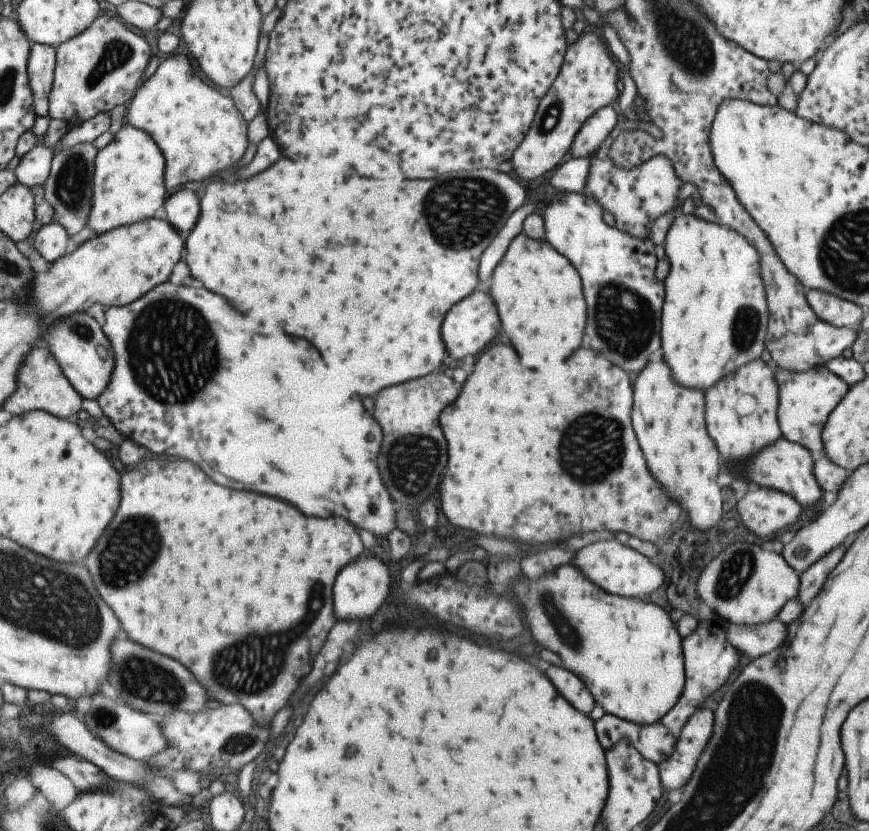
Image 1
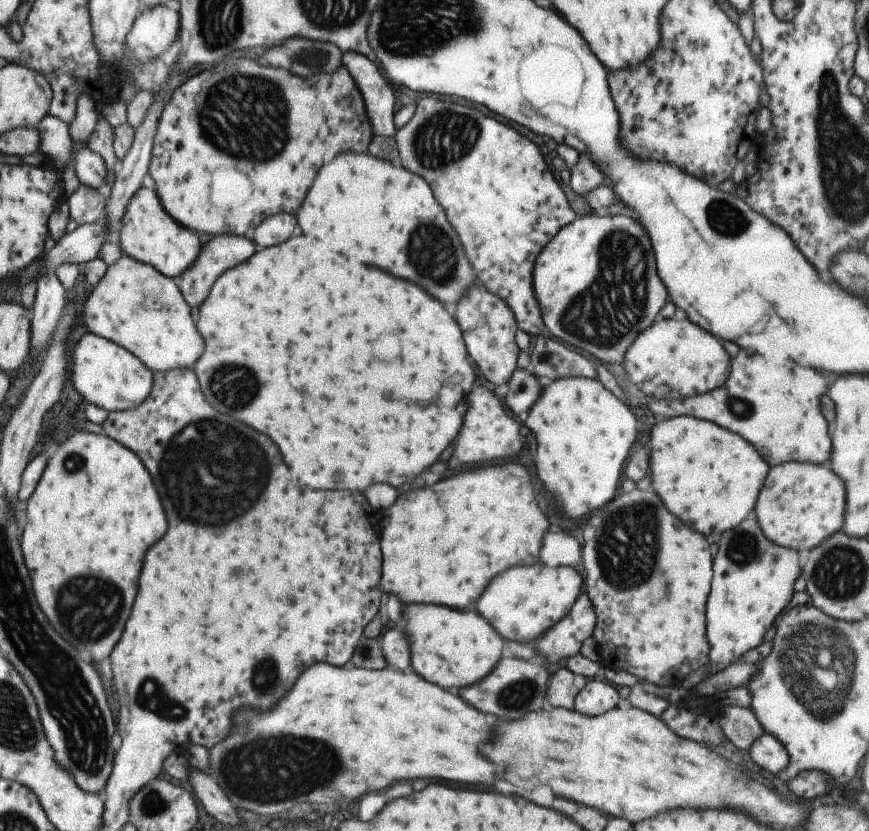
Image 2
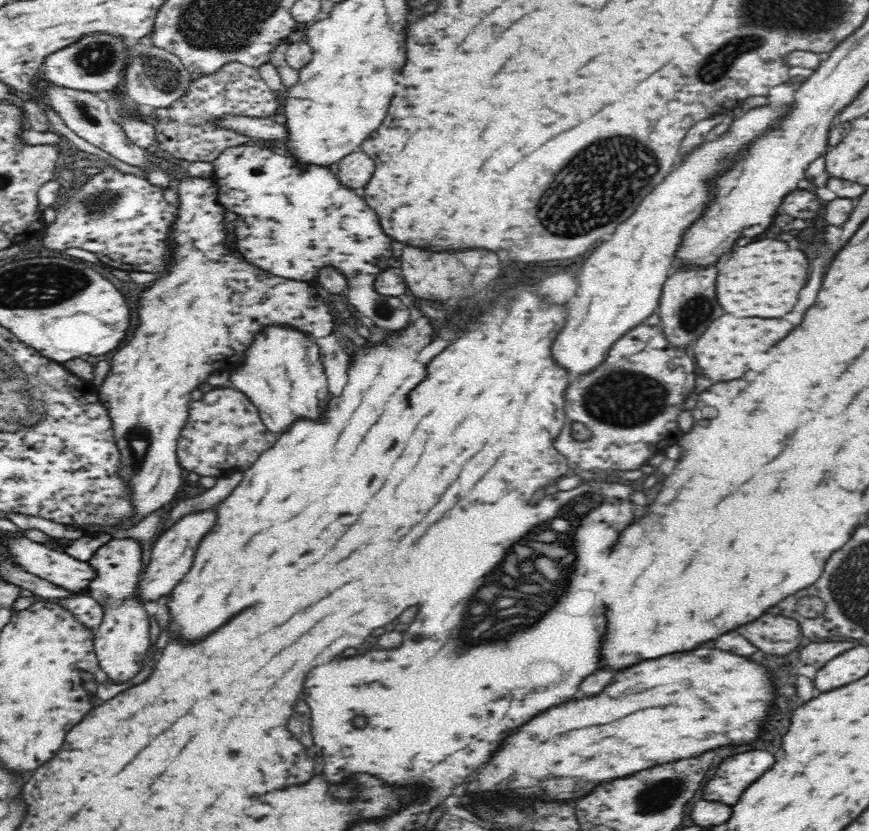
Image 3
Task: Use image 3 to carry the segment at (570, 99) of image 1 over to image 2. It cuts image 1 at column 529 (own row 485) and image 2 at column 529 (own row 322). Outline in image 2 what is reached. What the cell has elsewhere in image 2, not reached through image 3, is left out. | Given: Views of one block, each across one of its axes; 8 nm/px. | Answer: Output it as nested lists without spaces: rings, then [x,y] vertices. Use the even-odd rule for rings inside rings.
[[[423,96],[421,100],[417,100],[411,120],[395,132],[393,140],[399,150],[401,166],[421,176],[445,210],[449,224],[461,240],[465,258],[477,276],[477,284],[507,302],[507,306],[515,314],[519,330],[531,336],[541,334],[545,324],[541,318],[541,308],[533,296],[535,258],[543,250],[543,246],[549,244],[549,240],[557,236],[563,226],[577,220],[577,216],[569,208],[563,190],[545,166],[537,146],[525,136],[517,134],[517,130],[511,130],[507,124],[497,122],[495,118],[485,116],[471,106],[439,100],[433,96]]]

